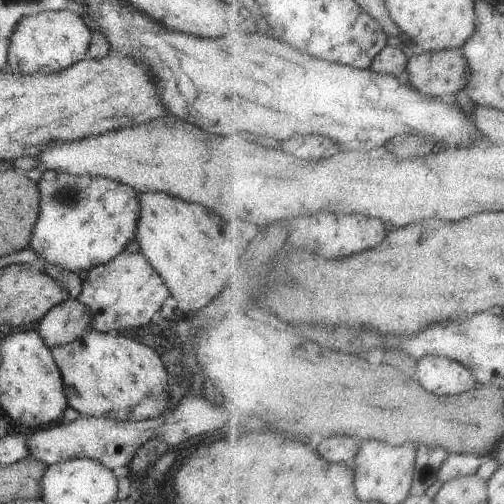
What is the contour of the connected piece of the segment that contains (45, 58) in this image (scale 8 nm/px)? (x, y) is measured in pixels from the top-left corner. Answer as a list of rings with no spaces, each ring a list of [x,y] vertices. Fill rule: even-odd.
[[[50,10],[26,16],[18,22],[14,34],[10,36],[6,62],[12,68],[12,73],[30,75],[60,72],[86,59],[92,33],[85,20],[72,11]]]

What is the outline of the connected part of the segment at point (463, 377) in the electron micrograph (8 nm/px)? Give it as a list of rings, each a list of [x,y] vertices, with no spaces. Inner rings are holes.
[[[426,356],[415,373],[426,388],[439,395],[458,395],[480,385],[472,368],[446,356]]]

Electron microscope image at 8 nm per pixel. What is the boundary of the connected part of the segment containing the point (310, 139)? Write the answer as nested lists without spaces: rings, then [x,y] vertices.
[[[296,136],[294,140],[286,140],[282,148],[302,160],[322,160],[343,151],[342,146],[334,144],[328,136]]]

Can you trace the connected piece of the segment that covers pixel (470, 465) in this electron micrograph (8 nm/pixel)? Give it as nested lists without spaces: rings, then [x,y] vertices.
[[[468,452],[449,455],[441,468],[439,482],[428,490],[428,494],[435,499],[442,487],[446,486],[450,480],[478,474],[478,470],[482,468],[483,464],[486,464],[488,458],[488,456],[480,456],[480,454],[468,454]]]

